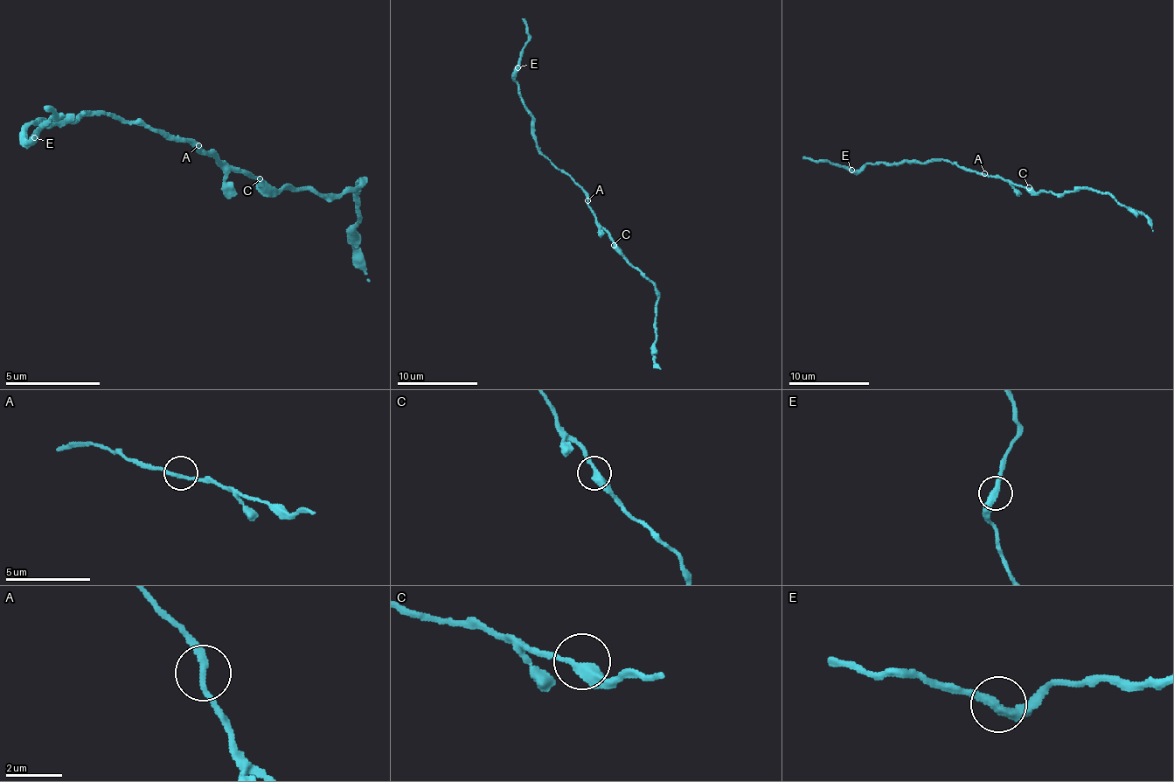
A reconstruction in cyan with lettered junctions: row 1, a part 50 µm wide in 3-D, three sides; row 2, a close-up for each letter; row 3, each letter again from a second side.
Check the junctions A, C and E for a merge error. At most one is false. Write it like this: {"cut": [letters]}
{"cut": []}

